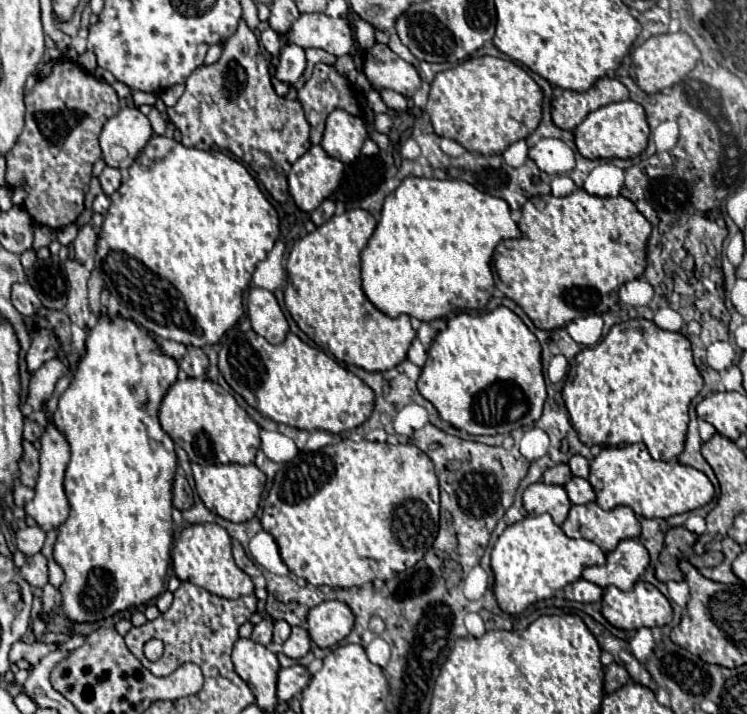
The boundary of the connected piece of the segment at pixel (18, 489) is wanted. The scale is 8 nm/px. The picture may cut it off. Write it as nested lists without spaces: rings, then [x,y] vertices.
[[[17,482],[15,484],[15,492],[13,492],[13,496],[15,496],[15,504],[17,506],[25,506],[31,498],[33,498],[33,488],[25,488],[21,482]]]

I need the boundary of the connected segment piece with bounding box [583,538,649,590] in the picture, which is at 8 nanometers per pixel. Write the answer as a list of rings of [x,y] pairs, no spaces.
[[[621,540],[613,552],[607,554],[605,566],[589,566],[583,570],[583,578],[605,588],[617,586],[619,590],[631,590],[637,578],[649,564],[647,548],[637,540]]]

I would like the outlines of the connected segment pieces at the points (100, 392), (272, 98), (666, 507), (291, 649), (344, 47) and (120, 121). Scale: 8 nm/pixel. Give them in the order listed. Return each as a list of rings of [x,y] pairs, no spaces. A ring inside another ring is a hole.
[[[105,314],[99,316],[95,328],[89,332],[85,346],[87,346],[87,352],[79,360],[75,378],[71,380],[69,388],[61,394],[59,406],[53,414],[53,420],[55,420],[57,428],[65,432],[67,440],[69,440],[69,446],[71,446],[71,460],[69,460],[67,470],[65,470],[65,494],[67,494],[67,500],[69,500],[69,506],[71,506],[71,514],[69,514],[67,522],[63,522],[57,528],[59,536],[57,536],[57,542],[55,542],[55,548],[53,548],[53,558],[65,572],[65,582],[59,586],[59,592],[63,596],[61,616],[65,616],[71,622],[79,622],[79,624],[81,622],[99,622],[103,618],[111,618],[111,616],[119,614],[121,610],[145,606],[163,592],[167,566],[171,562],[171,556],[169,556],[171,544],[173,544],[173,520],[171,520],[171,486],[173,484],[171,484],[171,480],[173,480],[175,466],[177,466],[173,440],[169,438],[167,432],[163,432],[163,428],[159,424],[159,418],[157,418],[161,398],[165,396],[167,388],[177,380],[177,372],[179,372],[177,362],[173,358],[167,358],[167,356],[159,354],[157,342],[151,336],[143,334],[137,328],[135,322],[125,320],[125,318],[109,320]]]
[[[245,20],[239,22],[233,36],[225,42],[221,58],[215,64],[199,66],[187,78],[183,96],[173,108],[167,108],[167,116],[183,134],[181,142],[185,146],[201,150],[217,146],[229,150],[255,170],[273,200],[289,200],[287,174],[291,162],[311,148],[309,122],[299,100],[287,100],[275,94],[269,62],[261,54],[259,40]]]
[[[643,444],[603,448],[591,462],[589,484],[597,494],[595,502],[603,510],[623,504],[643,518],[669,518],[675,514],[685,514],[709,504],[715,494],[713,484],[703,472],[679,462],[653,460]]]
[[[299,626],[291,628],[291,636],[283,644],[283,654],[293,658],[293,660],[299,660],[309,652],[309,648],[311,648],[309,632],[305,628],[299,628]]]
[[[301,14],[291,24],[291,30],[279,38],[301,48],[323,48],[337,58],[345,56],[353,46],[349,22],[345,18],[331,18],[327,14]]]
[[[123,108],[123,110],[119,110],[117,116],[113,116],[111,120],[105,122],[103,132],[99,136],[103,160],[107,162],[107,166],[127,170],[135,162],[139,152],[145,148],[145,144],[149,142],[151,136],[153,136],[153,128],[151,128],[147,116],[141,114],[137,108]],[[115,144],[125,146],[129,152],[129,156],[120,162],[111,158],[111,146],[115,146]]]

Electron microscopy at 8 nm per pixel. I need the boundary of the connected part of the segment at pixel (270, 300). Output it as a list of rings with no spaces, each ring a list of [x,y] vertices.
[[[251,288],[247,298],[247,310],[253,330],[269,340],[271,344],[279,344],[285,340],[289,332],[289,324],[285,314],[281,312],[275,296],[265,288]]]

